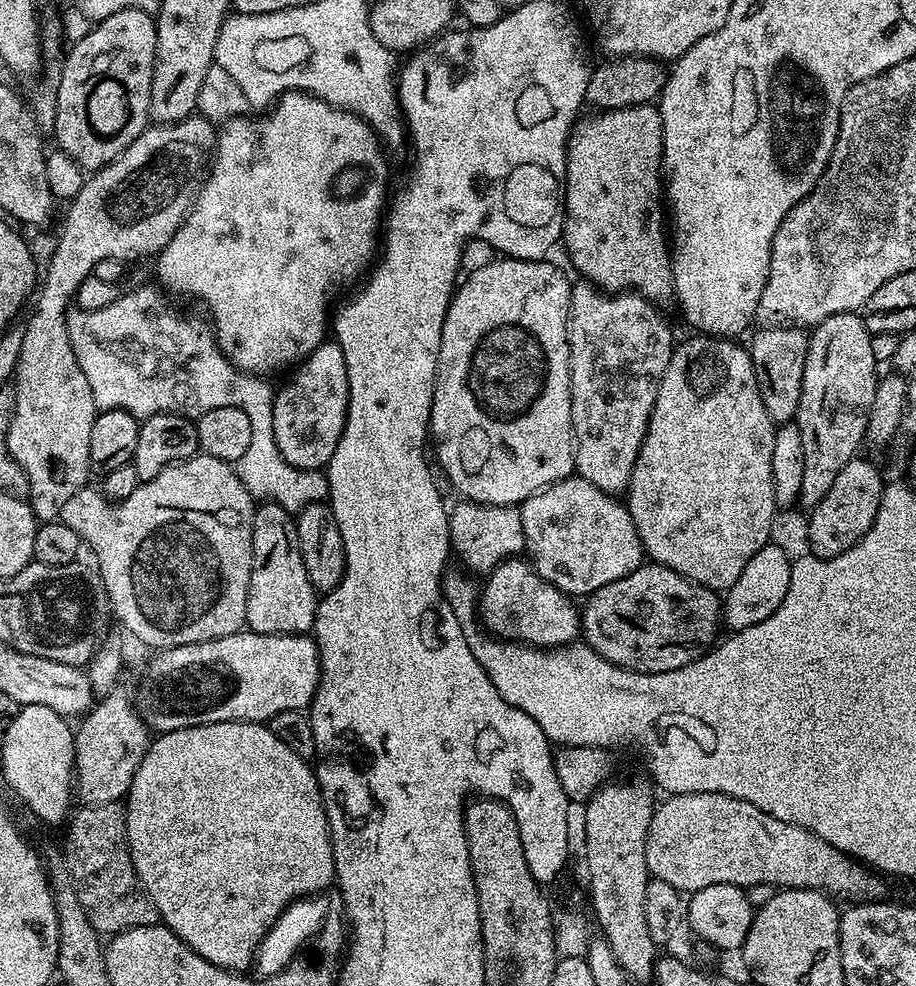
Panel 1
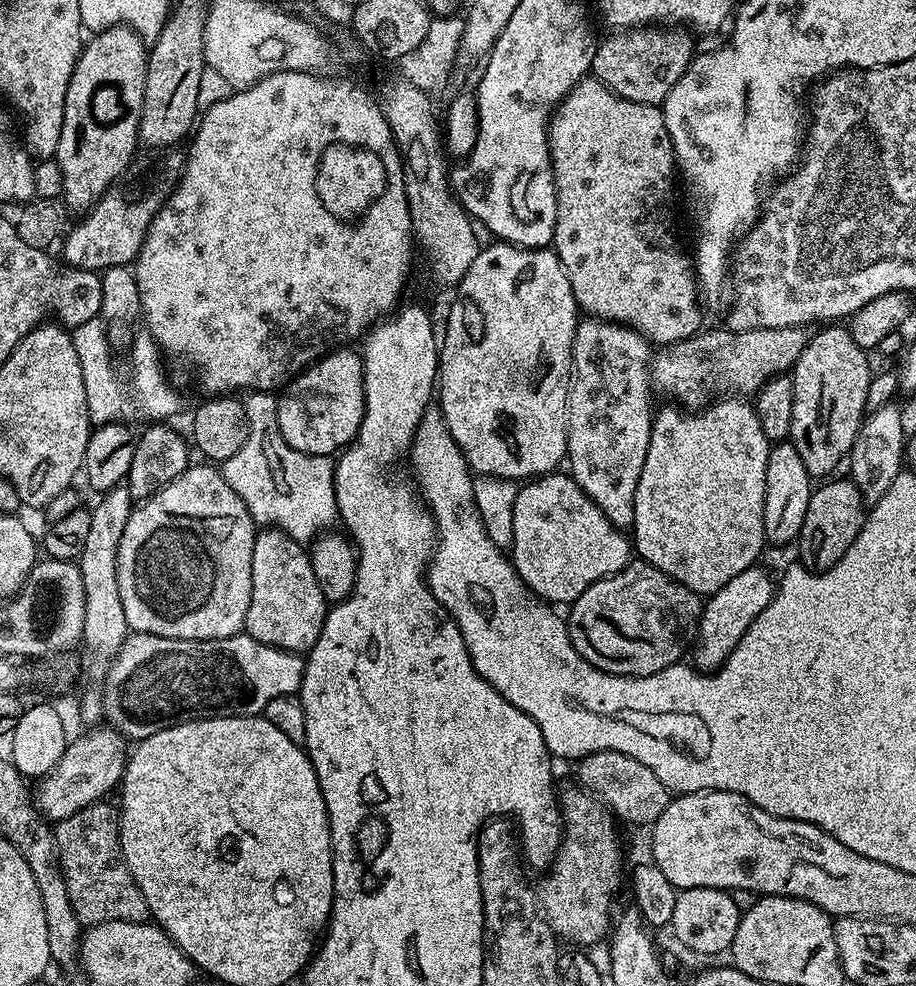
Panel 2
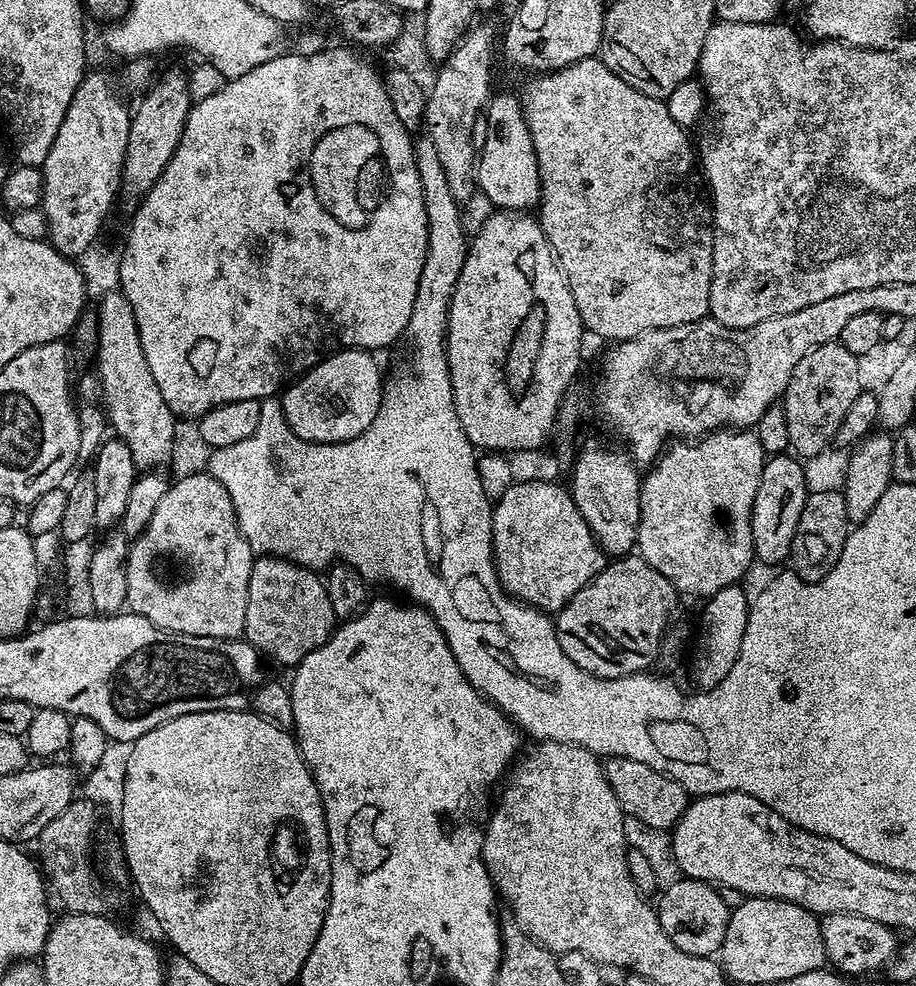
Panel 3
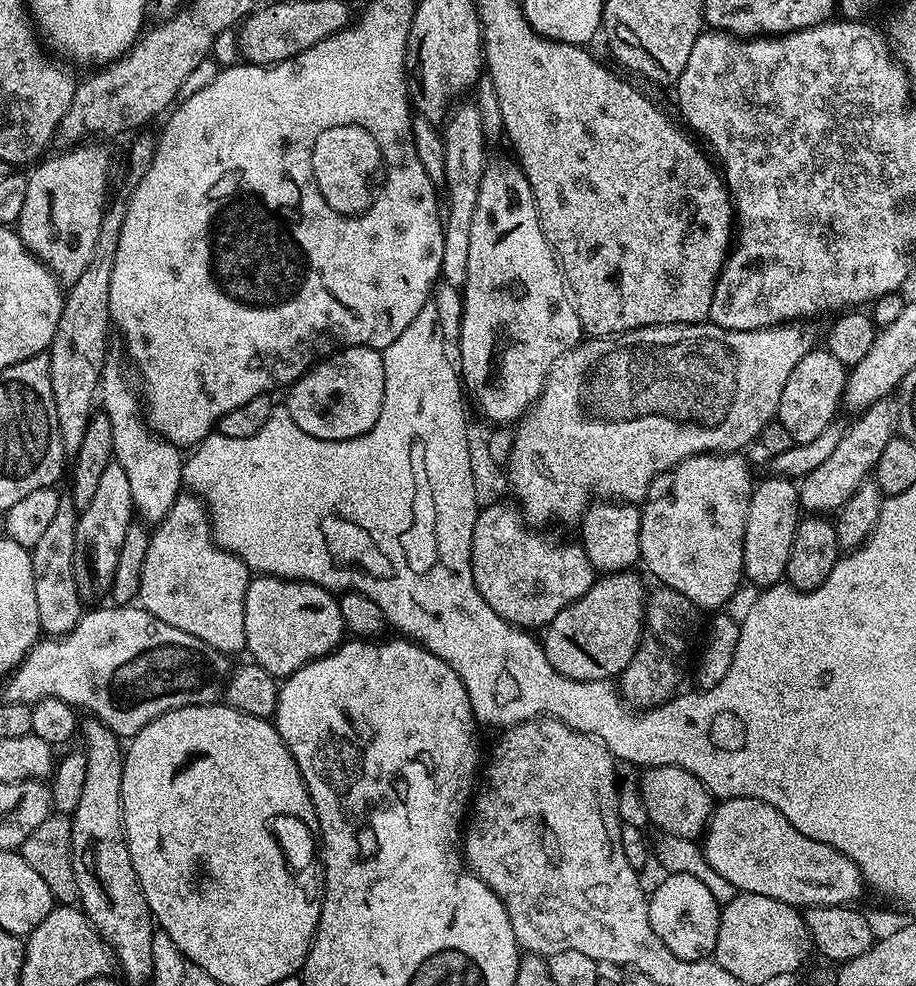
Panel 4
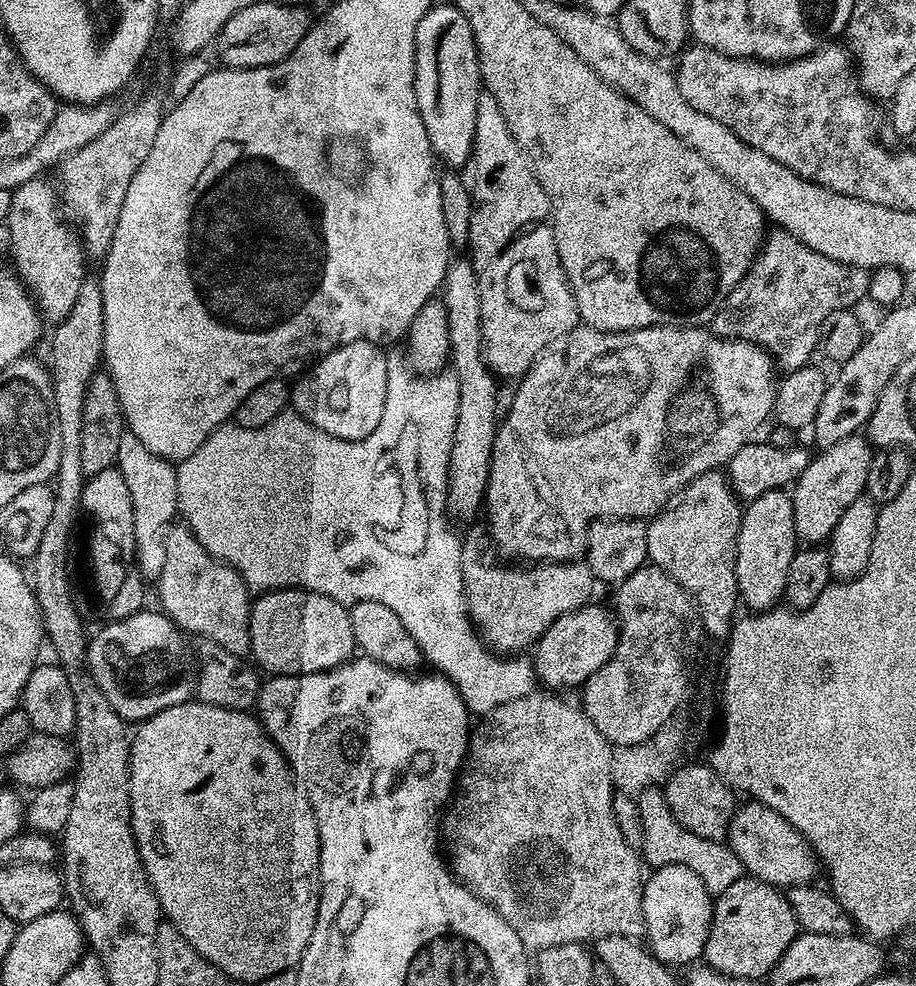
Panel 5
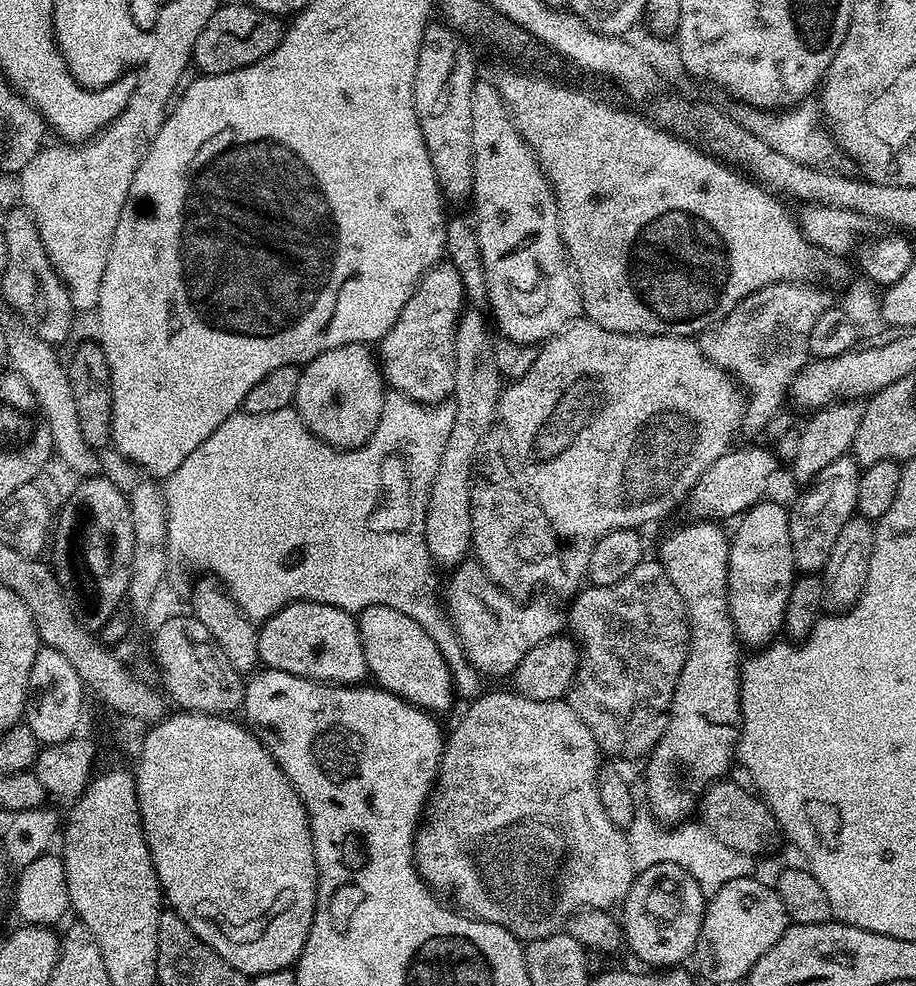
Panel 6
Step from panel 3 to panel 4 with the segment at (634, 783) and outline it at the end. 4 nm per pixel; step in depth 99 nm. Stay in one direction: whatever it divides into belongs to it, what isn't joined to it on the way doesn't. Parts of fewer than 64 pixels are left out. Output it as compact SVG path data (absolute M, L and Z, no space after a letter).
M672 764L653 765L643 772L638 789L649 823L660 828L665 836L699 841L708 827L708 818L714 807L712 793L698 778L694 778L694 774L690 774L690 770L682 770Z

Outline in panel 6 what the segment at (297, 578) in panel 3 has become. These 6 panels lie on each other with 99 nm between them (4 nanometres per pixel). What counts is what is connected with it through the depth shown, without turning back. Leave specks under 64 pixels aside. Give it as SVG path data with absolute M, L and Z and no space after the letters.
M296 600L279 608L269 620L258 628L258 654L264 668L282 670L286 674L301 676L307 680L319 680L321 684L347 684L356 686L368 676L366 654L362 654L362 638L356 625L357 617L338 606L326 606L322 602Z

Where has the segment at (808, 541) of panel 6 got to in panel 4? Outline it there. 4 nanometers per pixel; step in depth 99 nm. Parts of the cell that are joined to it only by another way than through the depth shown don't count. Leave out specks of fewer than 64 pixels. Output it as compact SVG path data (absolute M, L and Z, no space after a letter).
M885 398L874 402L855 417L856 420L845 429L842 442L826 457L818 470L810 470L799 481L800 507L808 514L835 514L876 471L878 457L886 450L886 442L897 435L900 427L900 406L895 399Z

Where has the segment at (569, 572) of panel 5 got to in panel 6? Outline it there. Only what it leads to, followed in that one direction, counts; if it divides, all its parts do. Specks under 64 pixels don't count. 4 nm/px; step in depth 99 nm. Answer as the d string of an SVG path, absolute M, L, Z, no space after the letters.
M474 558L465 559L462 571L464 584L454 585L448 600L446 596L446 611L460 635L460 645L464 647L468 663L485 677L511 677L534 646L565 631L566 616L558 605L548 600L519 604L517 597L496 585Z

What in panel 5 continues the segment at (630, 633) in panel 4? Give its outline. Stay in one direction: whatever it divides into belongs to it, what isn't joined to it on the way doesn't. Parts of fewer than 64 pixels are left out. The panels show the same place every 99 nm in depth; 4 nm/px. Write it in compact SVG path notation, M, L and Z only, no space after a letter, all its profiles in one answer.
M589 602L570 614L562 614L546 634L542 634L534 645L534 653L531 657L532 664L536 668L536 678L545 689L560 690L556 688L579 689L610 658L616 649L616 643L620 633L616 627L616 617L608 612L597 602Z

